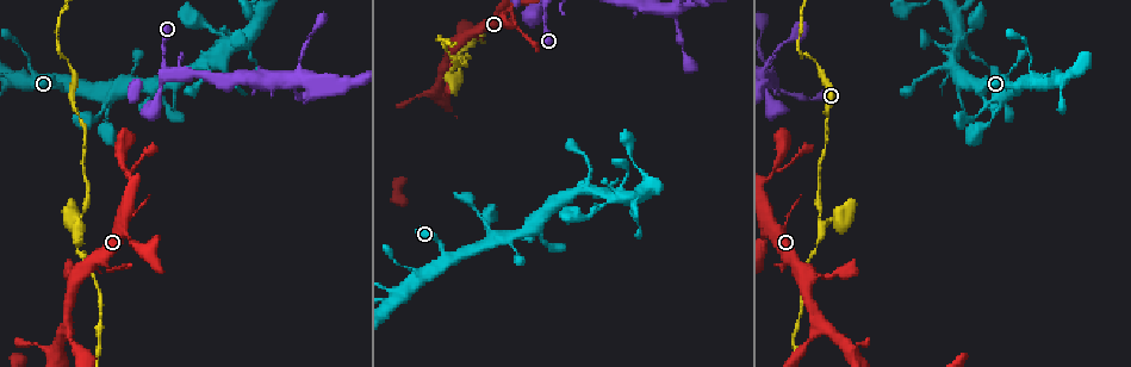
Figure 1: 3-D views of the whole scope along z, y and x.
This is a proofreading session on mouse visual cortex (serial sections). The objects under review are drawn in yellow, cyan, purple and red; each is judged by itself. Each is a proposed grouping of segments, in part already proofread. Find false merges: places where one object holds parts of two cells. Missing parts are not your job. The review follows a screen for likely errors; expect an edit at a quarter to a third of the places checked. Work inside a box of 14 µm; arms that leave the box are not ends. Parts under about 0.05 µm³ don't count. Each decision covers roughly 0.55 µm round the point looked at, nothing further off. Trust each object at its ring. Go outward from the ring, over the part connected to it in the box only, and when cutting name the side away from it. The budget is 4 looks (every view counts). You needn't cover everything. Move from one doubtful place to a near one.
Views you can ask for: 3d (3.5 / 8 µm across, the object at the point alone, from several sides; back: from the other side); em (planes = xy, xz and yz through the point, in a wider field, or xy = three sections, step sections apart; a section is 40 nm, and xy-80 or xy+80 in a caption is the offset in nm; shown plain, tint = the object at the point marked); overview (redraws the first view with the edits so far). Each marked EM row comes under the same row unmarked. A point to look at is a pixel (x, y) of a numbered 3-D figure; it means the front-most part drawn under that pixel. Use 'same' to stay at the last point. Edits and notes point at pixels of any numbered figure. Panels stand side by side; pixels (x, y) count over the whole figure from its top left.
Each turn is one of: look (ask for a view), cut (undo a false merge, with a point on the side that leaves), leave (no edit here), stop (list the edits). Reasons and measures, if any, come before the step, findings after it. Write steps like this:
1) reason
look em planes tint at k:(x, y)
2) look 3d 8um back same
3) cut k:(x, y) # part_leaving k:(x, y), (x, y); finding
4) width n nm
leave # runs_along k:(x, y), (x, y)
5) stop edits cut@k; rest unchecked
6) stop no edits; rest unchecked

sharp bend
look 3d 3.5um back at 1:(59, 49)

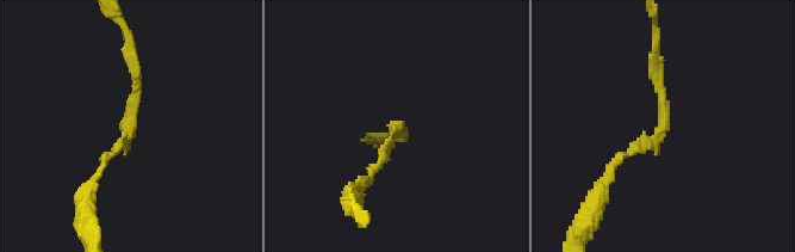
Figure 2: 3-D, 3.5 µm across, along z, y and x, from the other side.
leave # runs_along 2:(609, 171), (664, 123), (656, 47); all the same cell

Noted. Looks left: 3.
three-way junction
look 3d 3.5um at 1:(459, 59)

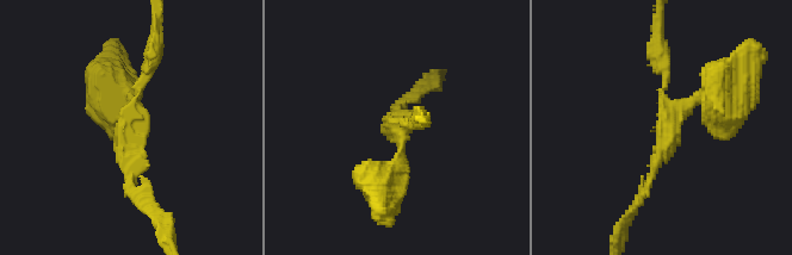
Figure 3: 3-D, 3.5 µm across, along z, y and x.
arms 3; arm_widths 200, 200, 500 nm; now the EM
look em xy step 5 tint at 3:(668, 105)

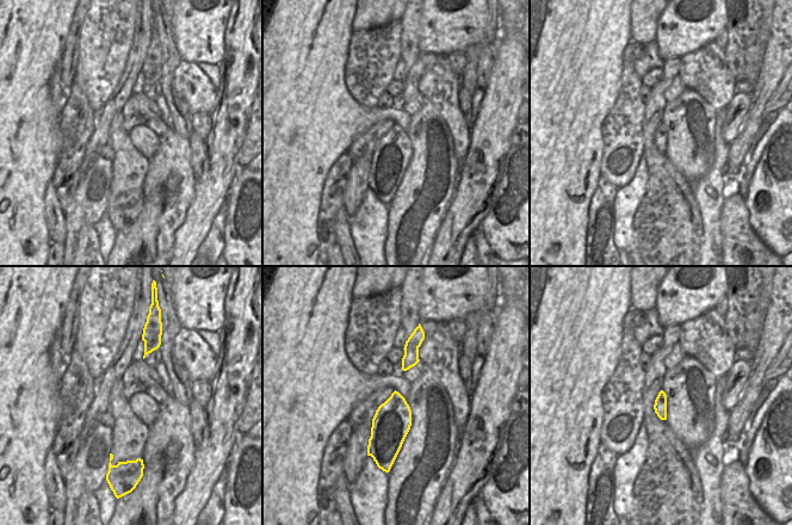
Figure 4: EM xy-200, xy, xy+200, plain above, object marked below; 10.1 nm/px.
leave # runs_along 3:(660, 32), (669, 105), (736, 84); all the same cell

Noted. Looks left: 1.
stop no edits; rest unchecked

